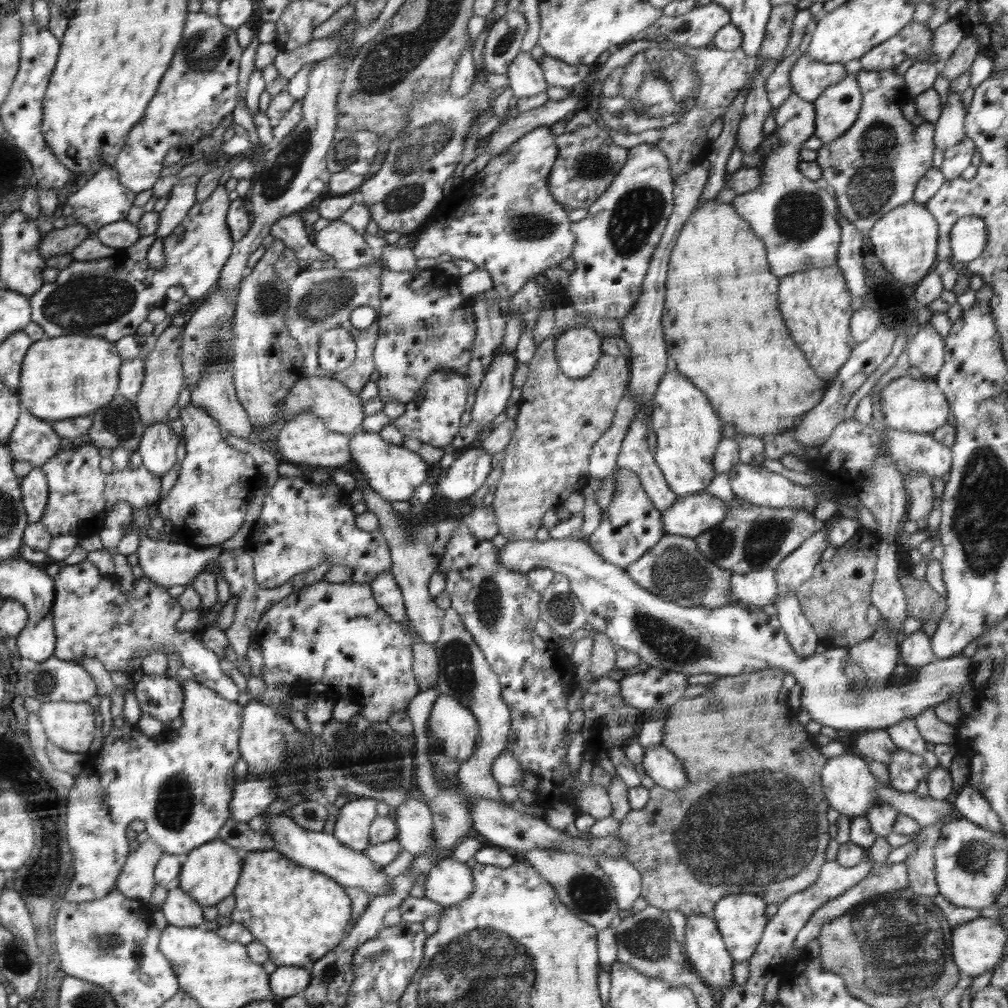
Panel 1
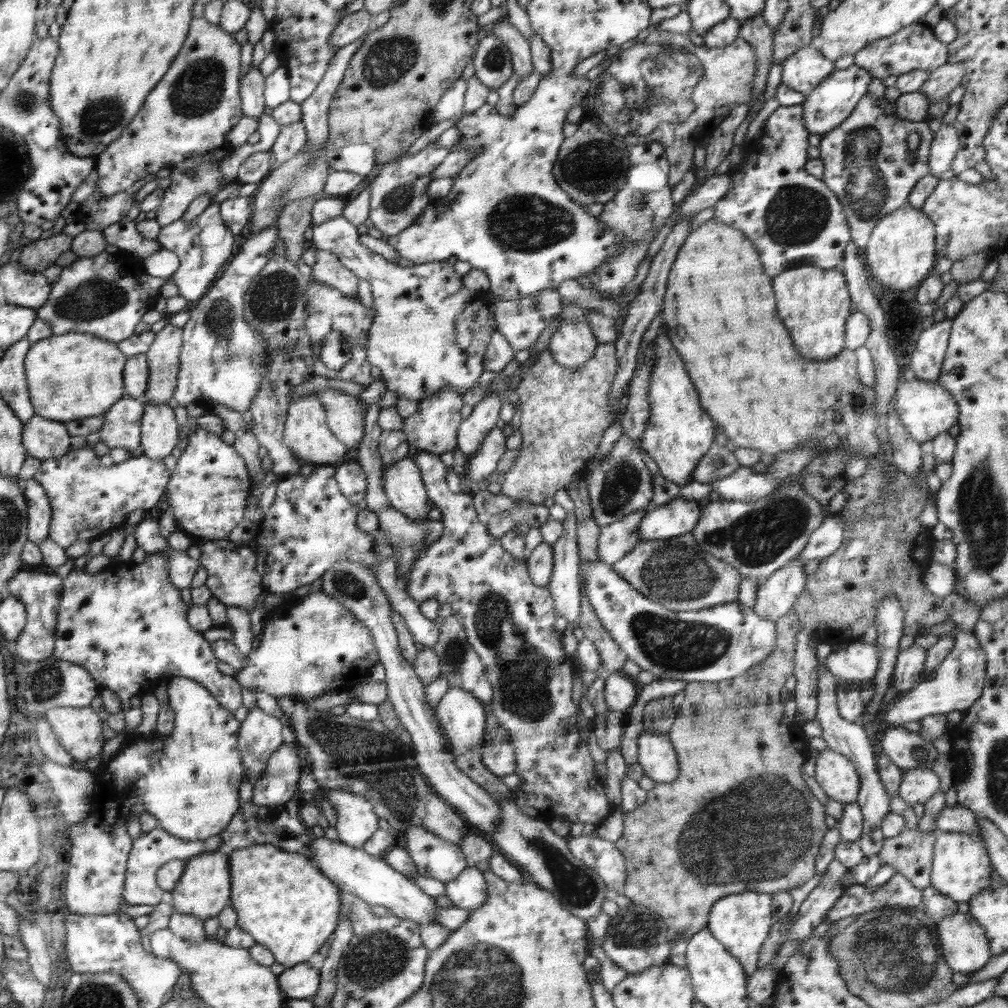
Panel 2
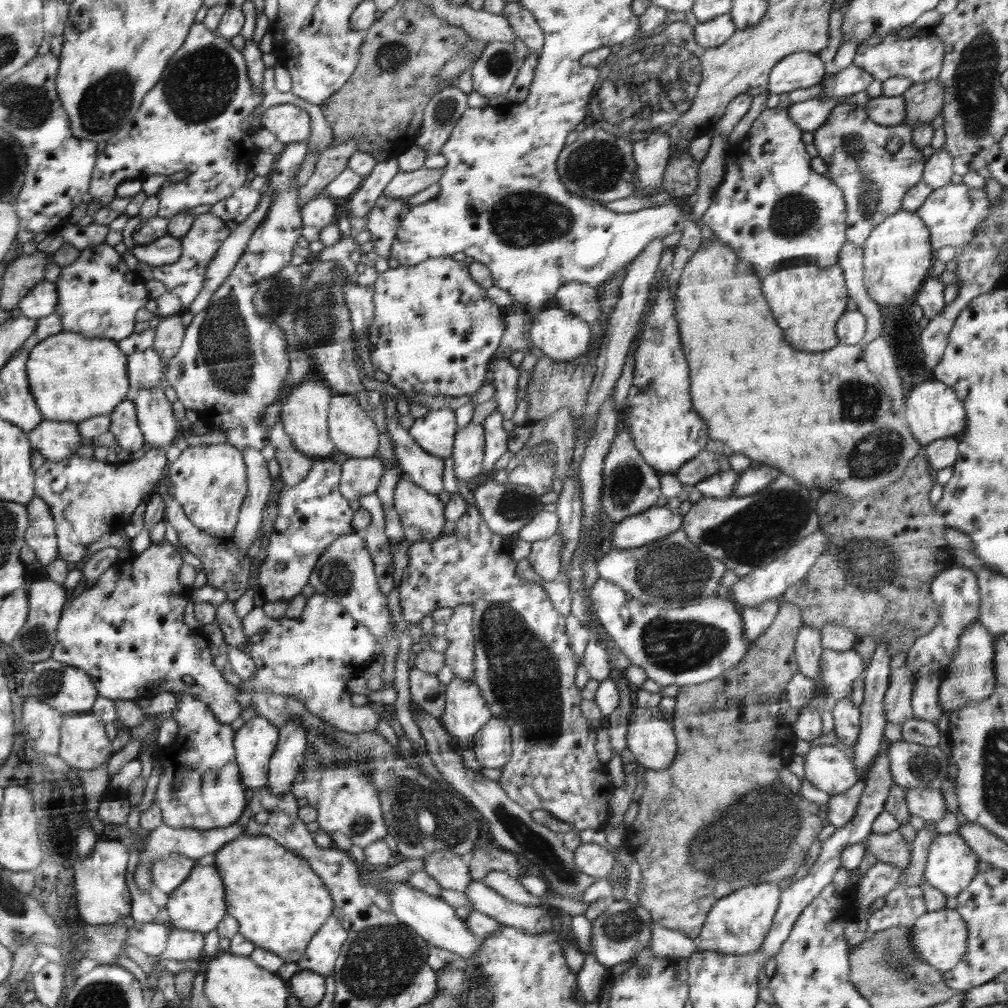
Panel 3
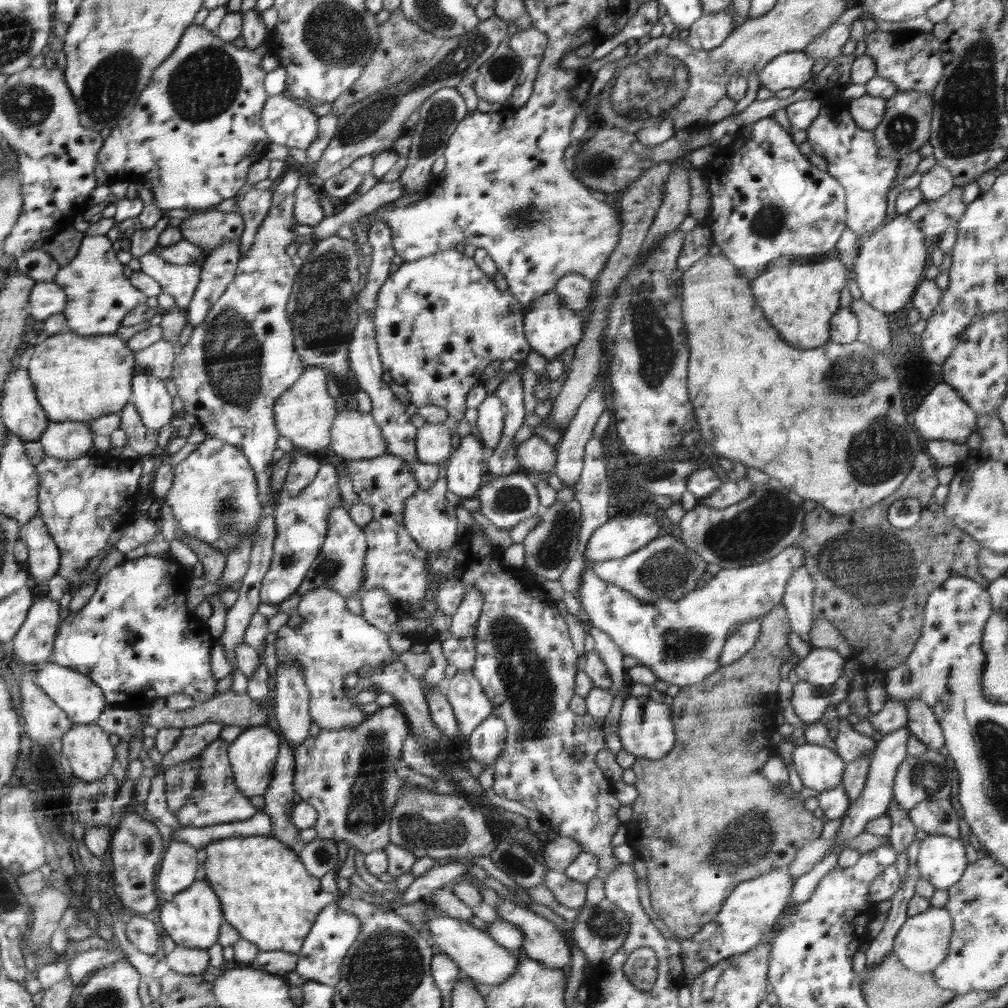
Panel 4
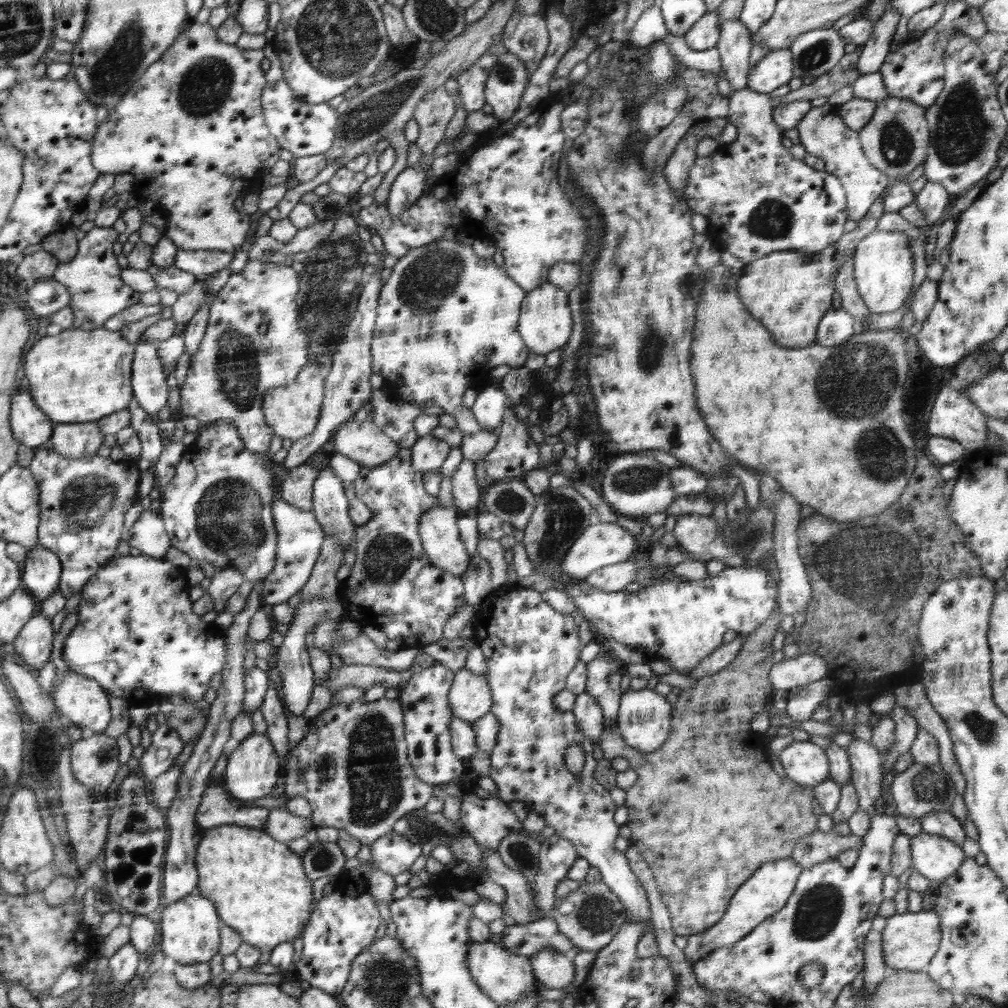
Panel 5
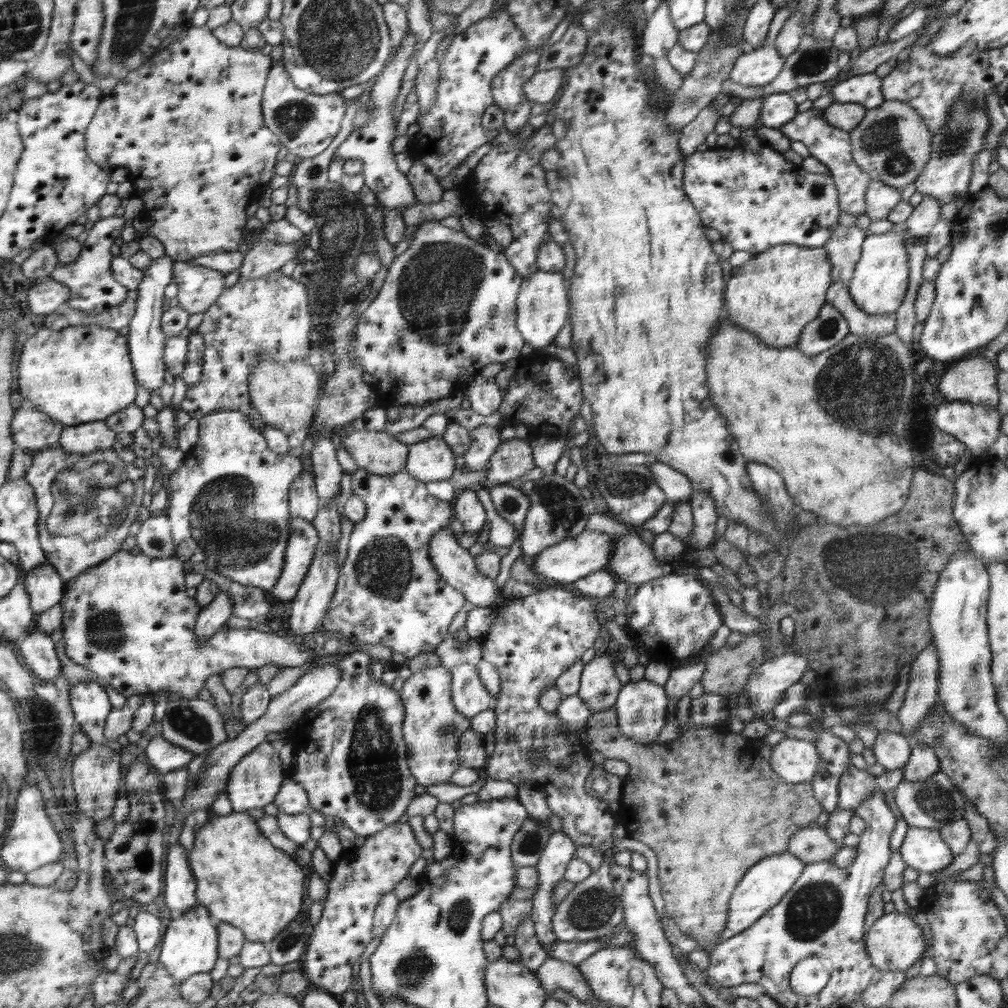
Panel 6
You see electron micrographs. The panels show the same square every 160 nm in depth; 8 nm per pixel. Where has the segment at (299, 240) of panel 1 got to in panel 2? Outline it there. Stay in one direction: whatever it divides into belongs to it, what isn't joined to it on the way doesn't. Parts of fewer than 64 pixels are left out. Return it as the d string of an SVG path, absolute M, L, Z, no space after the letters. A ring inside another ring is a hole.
M315 248L317 261L312 266L310 278L317 282L323 282L348 298L357 298L359 278L346 268L335 252L319 250Z

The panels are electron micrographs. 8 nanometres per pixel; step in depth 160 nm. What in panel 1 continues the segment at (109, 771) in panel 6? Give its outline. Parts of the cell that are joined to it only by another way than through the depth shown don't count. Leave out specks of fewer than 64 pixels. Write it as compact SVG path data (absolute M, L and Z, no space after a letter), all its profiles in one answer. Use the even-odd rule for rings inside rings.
M45 702L38 715L47 739L68 752L86 752L96 736L94 710L88 702Z

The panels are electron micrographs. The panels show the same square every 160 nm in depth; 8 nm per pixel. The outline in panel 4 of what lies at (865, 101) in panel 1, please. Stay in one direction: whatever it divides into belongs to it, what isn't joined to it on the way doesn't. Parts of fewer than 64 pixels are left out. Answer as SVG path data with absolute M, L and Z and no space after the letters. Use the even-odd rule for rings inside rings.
M828 101L819 105L818 116L806 128L806 142L810 144L814 153L827 162L827 173L831 174L844 188L847 208L846 224L860 234L872 234L881 226L888 224L888 194L892 190L892 181L897 177L900 160L888 160L877 156L878 149L872 130L860 128L852 118L848 101Z

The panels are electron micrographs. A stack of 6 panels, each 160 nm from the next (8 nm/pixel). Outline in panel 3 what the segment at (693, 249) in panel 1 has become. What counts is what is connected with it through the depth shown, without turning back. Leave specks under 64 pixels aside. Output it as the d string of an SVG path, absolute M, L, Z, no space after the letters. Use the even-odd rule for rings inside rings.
M717 236L710 241L701 241L701 247L683 268L677 282L675 295L677 296L675 319L679 324L681 347L690 368L692 368L690 370L690 397L693 408L696 409L696 413L706 423L708 437L723 442L729 454L746 456L755 465L776 468L788 476L793 476L798 484L808 489L819 488L824 493L837 492L839 496L845 496L853 502L894 484L904 474L908 463L916 456L923 454L924 446L914 439L904 420L898 420L894 416L892 402L884 394L876 375L870 372L863 357L863 348L859 344L846 345L839 342L834 348L827 351L796 354L796 350L784 340L784 331L776 326L776 320L770 314L770 306L766 304L766 300L762 296L762 290L760 290L760 284L758 284L758 275L754 273L753 265L740 260L733 248L729 244L720 242Z

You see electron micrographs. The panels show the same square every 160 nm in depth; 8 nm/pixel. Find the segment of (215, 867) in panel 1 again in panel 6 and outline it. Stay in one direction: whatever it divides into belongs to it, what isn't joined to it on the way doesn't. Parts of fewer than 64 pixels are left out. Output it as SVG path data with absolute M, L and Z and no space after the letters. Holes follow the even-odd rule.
M201 905L194 906L194 909L182 915L174 915L160 946L159 965L166 967L177 983L184 982L193 974L210 973L219 958L218 925L219 922L211 916L208 908Z

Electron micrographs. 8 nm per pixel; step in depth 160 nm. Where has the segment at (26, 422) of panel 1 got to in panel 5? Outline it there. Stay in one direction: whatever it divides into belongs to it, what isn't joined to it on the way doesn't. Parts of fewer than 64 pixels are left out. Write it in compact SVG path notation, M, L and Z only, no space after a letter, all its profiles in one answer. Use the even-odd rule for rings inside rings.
M94 422L55 425L45 447L68 458L91 457L102 446L100 432Z

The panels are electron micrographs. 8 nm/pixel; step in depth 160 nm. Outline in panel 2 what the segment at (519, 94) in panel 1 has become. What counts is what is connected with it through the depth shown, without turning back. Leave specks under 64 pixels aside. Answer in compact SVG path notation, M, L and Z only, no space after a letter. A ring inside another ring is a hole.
M508 18L499 23L485 24L489 34L500 38L500 41L510 50L513 62L513 72L518 74L519 81L533 70L530 42L518 31Z

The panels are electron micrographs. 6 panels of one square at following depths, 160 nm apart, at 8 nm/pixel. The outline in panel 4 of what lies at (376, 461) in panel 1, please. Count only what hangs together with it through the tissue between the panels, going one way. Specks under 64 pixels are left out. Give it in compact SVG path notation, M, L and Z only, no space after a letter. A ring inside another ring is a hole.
M446 465L440 466L438 480L428 490L419 489L415 496L405 503L404 528L417 545L433 556L456 545L456 508L446 500Z

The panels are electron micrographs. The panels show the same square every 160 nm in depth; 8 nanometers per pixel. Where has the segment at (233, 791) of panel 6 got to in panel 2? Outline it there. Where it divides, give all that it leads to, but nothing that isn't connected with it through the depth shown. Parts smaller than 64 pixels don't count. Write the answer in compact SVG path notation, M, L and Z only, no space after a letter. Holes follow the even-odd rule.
M257 706L249 709L239 730L239 750L243 753L243 763L247 769L248 782L255 784L263 776L267 762L276 750L284 745L282 728L284 721L266 714Z

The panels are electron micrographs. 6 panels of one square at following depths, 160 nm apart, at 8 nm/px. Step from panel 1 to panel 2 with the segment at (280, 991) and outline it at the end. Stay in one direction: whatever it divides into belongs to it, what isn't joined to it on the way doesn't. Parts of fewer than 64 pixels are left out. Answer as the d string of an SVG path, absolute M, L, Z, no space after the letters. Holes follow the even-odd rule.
M307 962L287 967L279 979L280 986L289 999L311 999L319 992L322 985L320 970L311 967Z

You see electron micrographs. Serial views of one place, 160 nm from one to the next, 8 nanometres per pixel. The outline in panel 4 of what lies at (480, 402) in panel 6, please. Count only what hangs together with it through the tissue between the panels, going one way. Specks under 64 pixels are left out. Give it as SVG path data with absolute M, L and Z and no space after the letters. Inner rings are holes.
M494 393L486 396L484 402L478 406L476 428L489 453L496 450L496 445L503 436L503 426L506 424L504 416L507 416L504 414L504 403Z

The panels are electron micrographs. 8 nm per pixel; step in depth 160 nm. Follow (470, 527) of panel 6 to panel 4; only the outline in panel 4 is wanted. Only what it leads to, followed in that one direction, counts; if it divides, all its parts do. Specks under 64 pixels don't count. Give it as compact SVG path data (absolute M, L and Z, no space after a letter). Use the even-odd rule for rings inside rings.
M472 434L461 439L460 446L452 452L451 459L447 462L446 472L448 477L448 490L454 492L462 498L468 498L468 496L474 496L482 484L482 474L484 474L484 466L482 466L482 452L487 452L482 450L480 442L474 438Z

